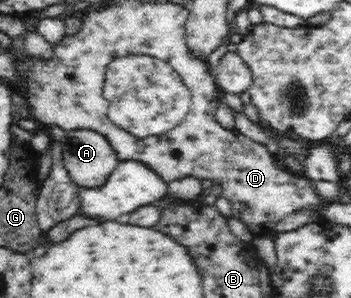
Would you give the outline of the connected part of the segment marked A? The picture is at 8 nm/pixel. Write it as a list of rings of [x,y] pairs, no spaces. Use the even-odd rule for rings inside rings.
[[[97,130],[67,131],[63,162],[79,187],[97,187],[109,178],[120,160],[108,138]]]

